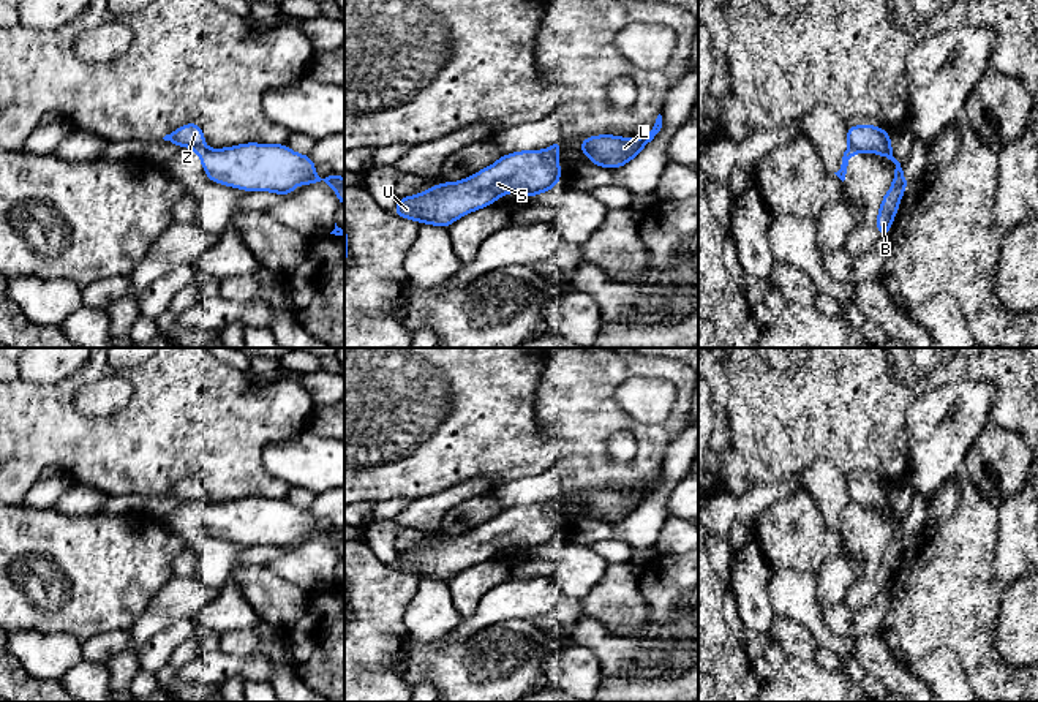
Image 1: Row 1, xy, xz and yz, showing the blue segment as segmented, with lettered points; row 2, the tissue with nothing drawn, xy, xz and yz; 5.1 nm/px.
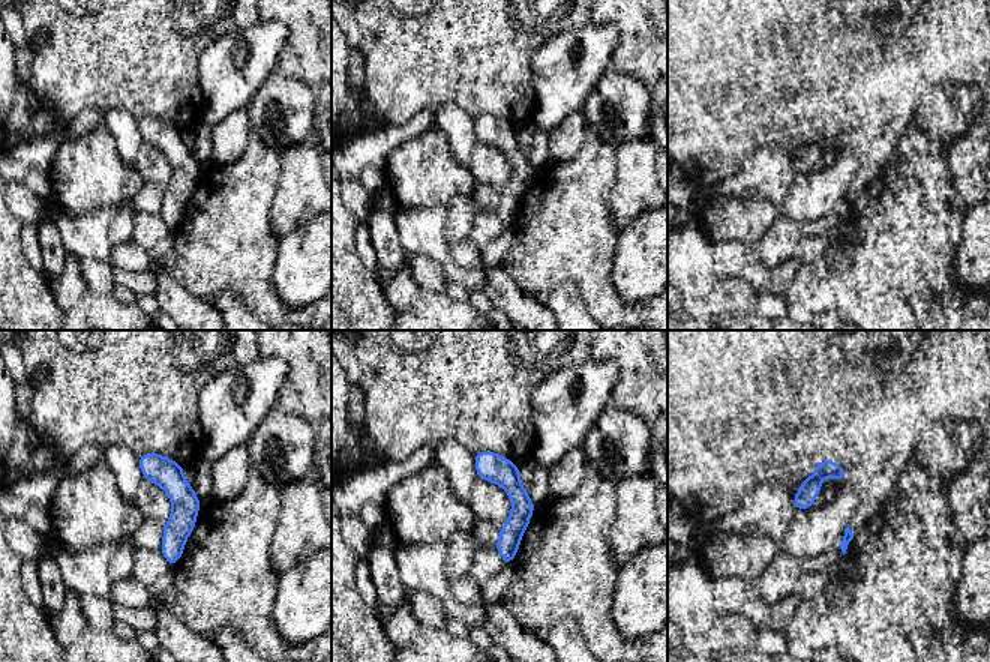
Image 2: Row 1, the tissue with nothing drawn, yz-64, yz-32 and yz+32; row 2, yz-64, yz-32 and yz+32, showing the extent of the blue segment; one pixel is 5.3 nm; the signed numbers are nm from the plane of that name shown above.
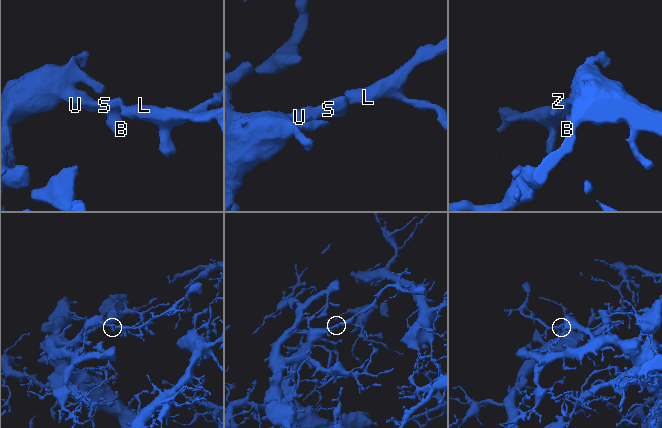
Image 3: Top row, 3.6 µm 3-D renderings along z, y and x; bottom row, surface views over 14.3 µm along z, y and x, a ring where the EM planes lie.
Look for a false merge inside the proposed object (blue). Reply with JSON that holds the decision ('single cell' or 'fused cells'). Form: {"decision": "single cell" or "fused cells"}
{"decision": "single cell"}

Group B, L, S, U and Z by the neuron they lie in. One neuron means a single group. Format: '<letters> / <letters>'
B L S U Z

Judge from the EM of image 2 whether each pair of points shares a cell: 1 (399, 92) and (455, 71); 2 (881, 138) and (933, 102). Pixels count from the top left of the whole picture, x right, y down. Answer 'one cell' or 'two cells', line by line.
1: one cell
2: two cells

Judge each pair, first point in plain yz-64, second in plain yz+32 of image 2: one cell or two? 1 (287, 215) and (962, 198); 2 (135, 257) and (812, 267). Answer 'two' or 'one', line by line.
1: one
2: two

